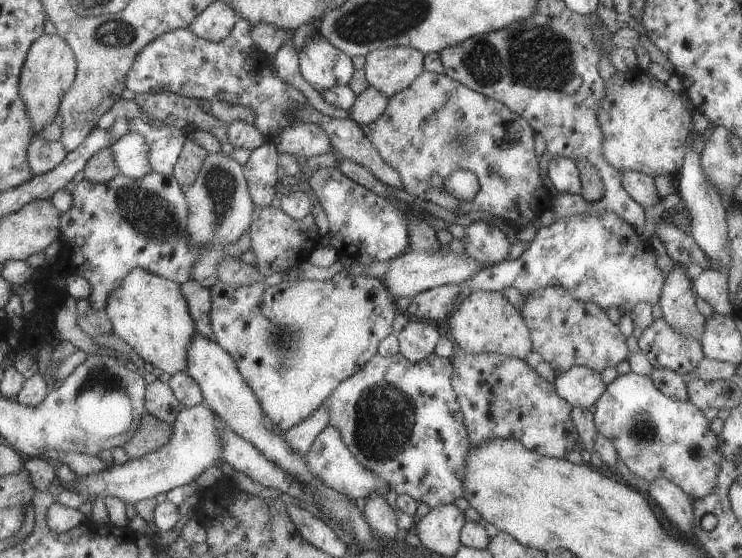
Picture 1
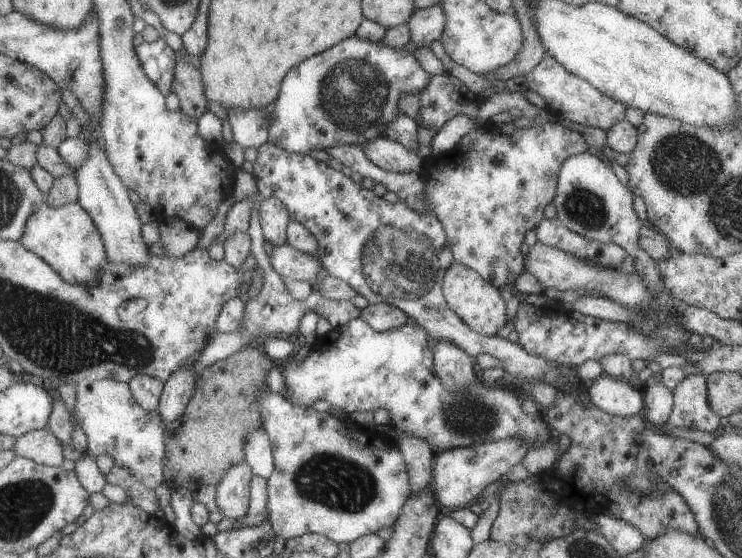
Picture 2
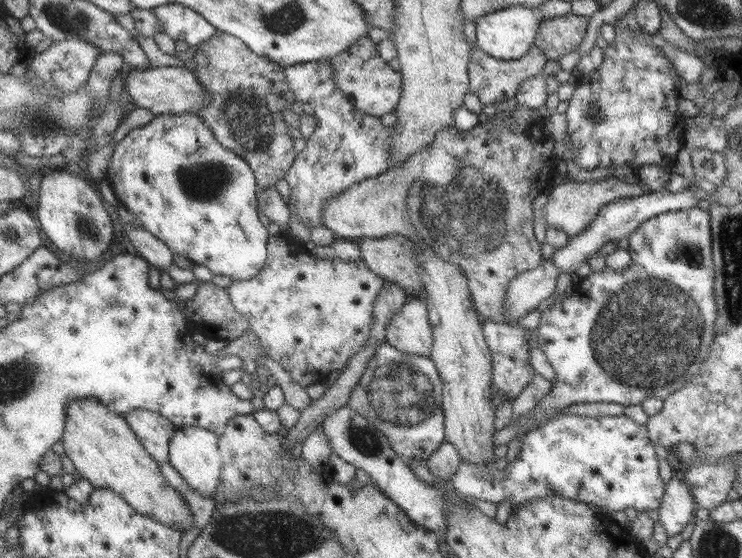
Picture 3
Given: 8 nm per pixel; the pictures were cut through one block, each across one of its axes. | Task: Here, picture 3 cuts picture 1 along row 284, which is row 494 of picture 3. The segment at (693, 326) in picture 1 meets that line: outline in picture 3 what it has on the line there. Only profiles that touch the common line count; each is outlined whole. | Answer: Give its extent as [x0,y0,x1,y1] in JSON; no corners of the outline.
[657,475,695,537]

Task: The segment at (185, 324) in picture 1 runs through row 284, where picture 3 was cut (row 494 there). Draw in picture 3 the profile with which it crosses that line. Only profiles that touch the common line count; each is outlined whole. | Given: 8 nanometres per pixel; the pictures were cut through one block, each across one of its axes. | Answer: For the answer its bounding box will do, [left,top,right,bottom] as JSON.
[60,398,193,533]

